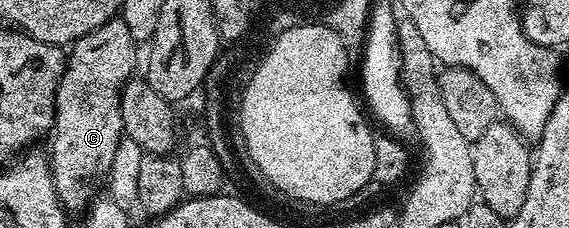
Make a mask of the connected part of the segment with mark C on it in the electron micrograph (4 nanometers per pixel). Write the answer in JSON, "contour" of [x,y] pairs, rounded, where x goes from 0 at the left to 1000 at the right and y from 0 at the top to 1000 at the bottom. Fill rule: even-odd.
{"contour":[[[209,70],[193,79],[163,140],[123,189],[118,294],[107,333],[107,368],[97,425],[97,548],[86,588],[90,785],[111,917],[120,930],[151,925],[160,890],[169,882],[176,846],[172,833],[179,825],[181,794],[209,675],[209,618],[218,618],[220,605],[213,526],[213,404],[216,373],[239,320],[237,215],[237,162],[227,140],[227,123],[220,123],[214,75]]]}

